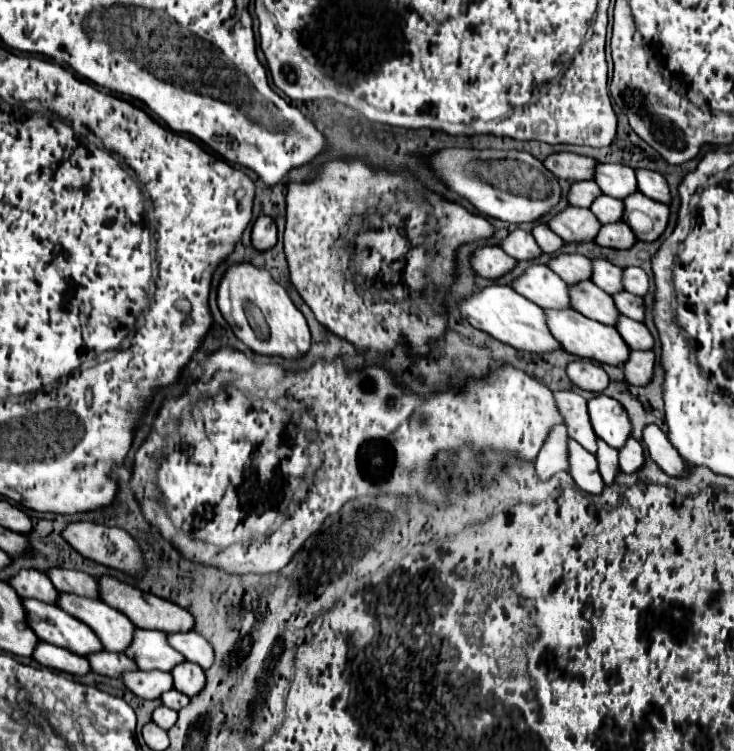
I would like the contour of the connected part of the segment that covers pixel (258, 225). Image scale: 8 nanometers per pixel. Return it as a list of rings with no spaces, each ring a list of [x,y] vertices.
[[[260,215],[256,219],[252,229],[252,245],[258,251],[268,251],[276,245],[276,223],[270,217]]]

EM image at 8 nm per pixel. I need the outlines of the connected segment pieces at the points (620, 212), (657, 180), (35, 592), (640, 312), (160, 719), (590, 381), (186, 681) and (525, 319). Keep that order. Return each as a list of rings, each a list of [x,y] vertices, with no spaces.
[[[600,195],[592,203],[592,213],[606,225],[606,223],[618,223],[624,217],[624,203],[620,199],[612,199],[608,195]]]
[[[638,169],[636,177],[638,177],[640,193],[644,193],[646,197],[650,197],[654,201],[660,201],[660,203],[672,203],[668,181],[660,173]]]
[[[24,569],[16,577],[10,579],[10,585],[16,589],[16,593],[24,599],[38,599],[50,605],[58,605],[58,591],[50,583],[50,579],[34,569]]]
[[[622,291],[622,293],[614,295],[614,301],[616,301],[616,307],[622,315],[626,315],[634,321],[644,321],[646,309],[644,309],[644,299],[642,297],[636,297],[628,291]]]
[[[164,705],[156,707],[154,713],[152,713],[152,721],[158,723],[158,727],[164,727],[164,729],[170,729],[176,723],[176,719],[178,719],[178,713],[164,707]]]
[[[578,359],[570,363],[568,377],[572,379],[574,385],[578,385],[584,391],[592,391],[592,393],[602,393],[610,383],[606,371],[598,363],[592,363],[588,359]]]
[[[184,661],[184,665],[180,667],[174,667],[172,677],[174,677],[174,687],[188,697],[196,697],[206,685],[204,671],[200,671],[200,667],[194,667],[194,663],[188,661]]]
[[[490,285],[486,289],[476,291],[472,297],[464,299],[462,305],[462,315],[468,319],[470,325],[476,329],[482,329],[496,337],[498,341],[516,347],[518,351],[528,351],[528,353],[552,353],[564,349],[554,335],[550,333],[546,325],[546,311],[538,307],[536,303],[528,301],[520,293],[516,293],[512,287],[506,285]]]

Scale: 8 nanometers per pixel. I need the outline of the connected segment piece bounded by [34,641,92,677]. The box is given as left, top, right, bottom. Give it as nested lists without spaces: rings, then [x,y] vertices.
[[[44,641],[38,643],[38,647],[34,651],[34,659],[44,667],[64,671],[64,673],[72,673],[78,677],[92,673],[92,667],[90,667],[86,657],[72,655],[70,651],[64,651],[62,647],[52,647],[50,643],[44,643]]]

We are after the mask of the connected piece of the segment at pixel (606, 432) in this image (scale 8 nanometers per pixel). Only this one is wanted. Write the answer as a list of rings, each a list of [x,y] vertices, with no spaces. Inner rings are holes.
[[[598,395],[588,401],[588,413],[596,435],[608,445],[622,449],[632,433],[632,423],[624,407],[612,397]]]

